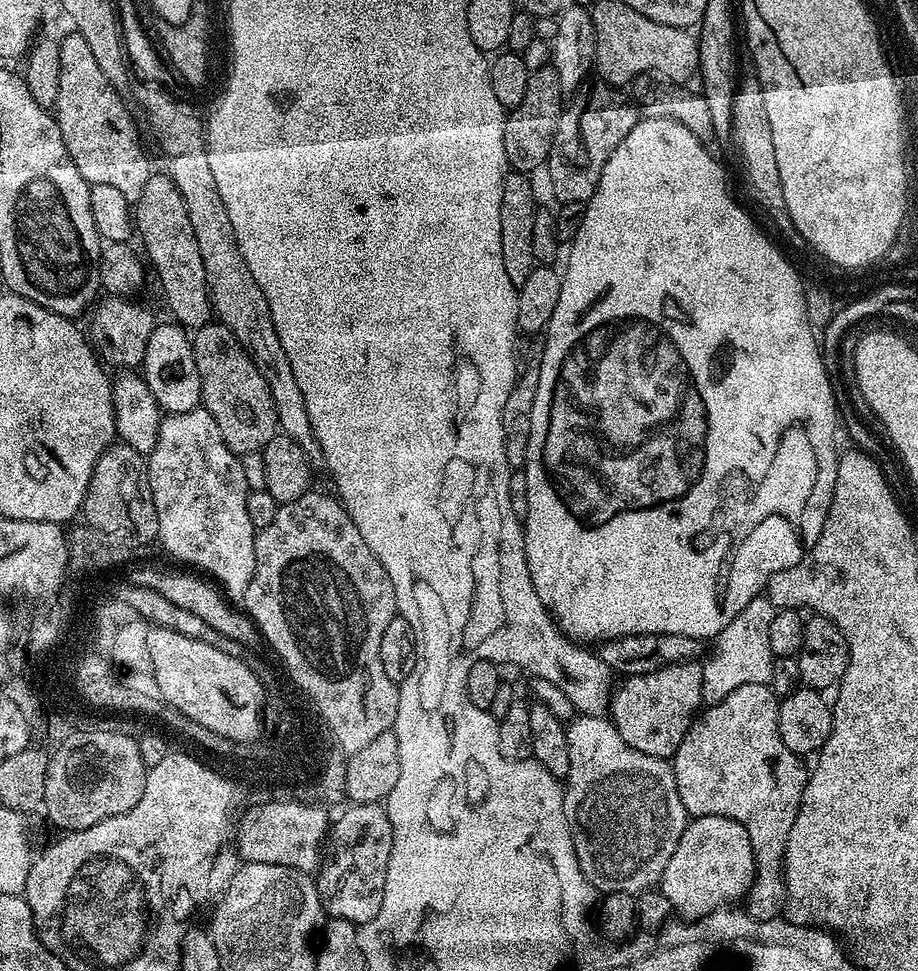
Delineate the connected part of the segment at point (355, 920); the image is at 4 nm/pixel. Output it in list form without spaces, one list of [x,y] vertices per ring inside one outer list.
[[[352,804],[337,820],[335,817],[330,828],[330,839],[326,844],[326,855],[314,876],[321,909],[334,920],[345,920],[357,926],[368,924],[370,918],[378,914],[378,906],[382,906],[382,894],[386,886],[386,870],[390,862],[391,849],[390,818],[380,804]]]

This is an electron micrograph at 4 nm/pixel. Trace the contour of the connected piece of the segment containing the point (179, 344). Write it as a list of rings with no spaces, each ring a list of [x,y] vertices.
[[[175,322],[157,323],[150,334],[150,342],[146,342],[146,354],[142,365],[142,375],[149,384],[150,391],[165,413],[189,412],[201,407],[200,379],[198,378],[198,362],[194,362],[194,350],[189,333]]]

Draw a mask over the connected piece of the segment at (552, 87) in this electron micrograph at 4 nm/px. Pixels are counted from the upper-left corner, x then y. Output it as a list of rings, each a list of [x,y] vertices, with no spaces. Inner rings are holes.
[[[549,66],[528,73],[526,95],[522,102],[518,102],[518,106],[504,117],[504,153],[511,171],[530,174],[536,168],[543,168],[549,163],[548,155],[552,152],[556,131],[559,130],[560,124],[562,128],[560,95],[562,89],[555,68]]]

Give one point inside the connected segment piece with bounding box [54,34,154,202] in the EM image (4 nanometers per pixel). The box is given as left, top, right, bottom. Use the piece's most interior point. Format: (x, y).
(98, 132)

